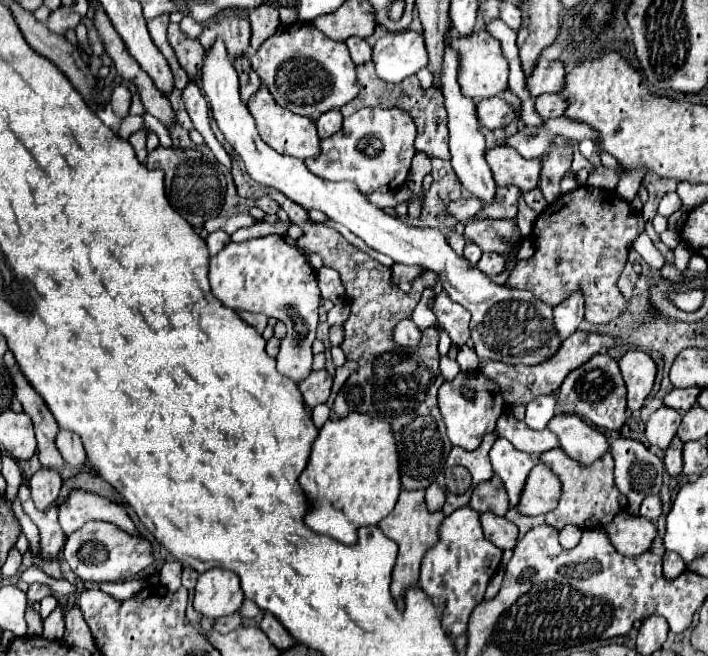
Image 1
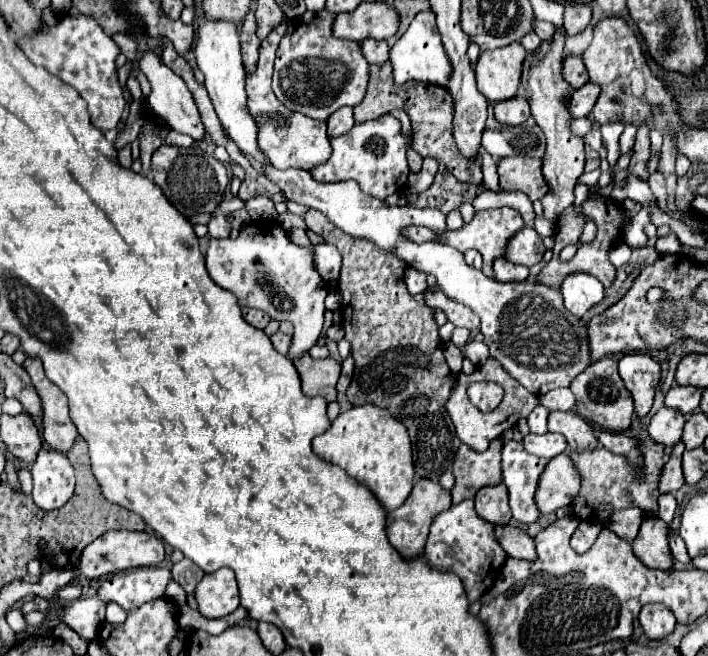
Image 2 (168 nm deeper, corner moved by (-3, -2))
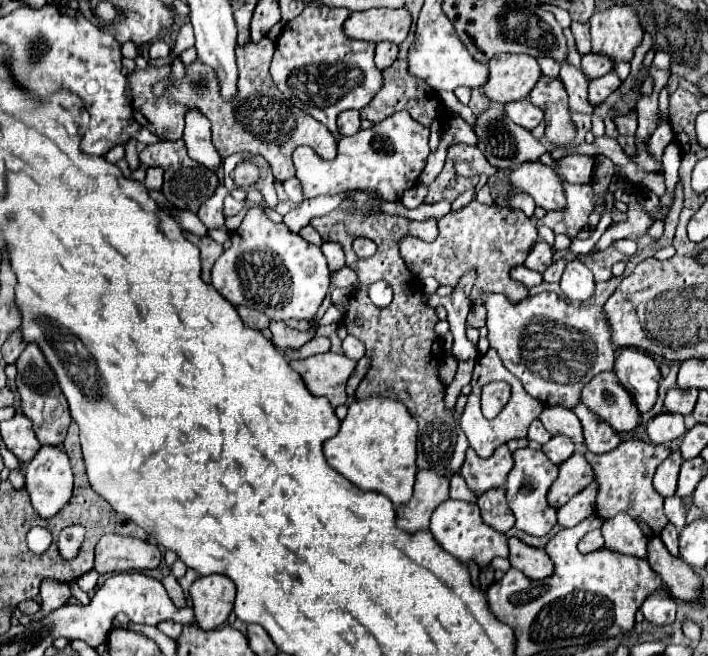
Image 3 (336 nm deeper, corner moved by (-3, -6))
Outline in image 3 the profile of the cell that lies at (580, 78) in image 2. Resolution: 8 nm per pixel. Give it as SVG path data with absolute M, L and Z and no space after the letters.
M594 54L582 56L582 72L586 74L588 80L608 74L612 68L614 68L614 64L610 64L610 60L606 60L604 56L594 56Z

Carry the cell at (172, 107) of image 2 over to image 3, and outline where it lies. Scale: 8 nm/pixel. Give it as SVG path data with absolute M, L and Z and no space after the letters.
M188 108L186 110L186 132L184 132L184 142L188 148L188 156L192 160L198 160L210 170L216 170L220 164L220 156L212 144L212 130L210 130L210 120L198 110L198 108Z

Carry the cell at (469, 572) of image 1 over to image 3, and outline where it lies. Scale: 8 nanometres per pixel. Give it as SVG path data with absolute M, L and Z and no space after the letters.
M446 500L446 502L442 502L432 514L430 532L432 532L434 540L446 552L450 552L454 558L458 558L462 564L476 562L478 568L484 568L492 562L492 558L496 558L496 556L506 558L508 556L506 536L482 522L476 502L464 502L464 500Z

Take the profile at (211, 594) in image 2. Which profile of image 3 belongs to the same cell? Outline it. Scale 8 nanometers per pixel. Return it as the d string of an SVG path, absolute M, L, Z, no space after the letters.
M222 574L200 576L190 588L194 602L194 616L202 630L214 630L232 612L234 604L234 582Z

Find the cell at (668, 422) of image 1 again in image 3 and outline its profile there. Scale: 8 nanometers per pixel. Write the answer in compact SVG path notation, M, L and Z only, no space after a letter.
M658 414L648 422L648 438L654 444L668 444L686 432L684 418L678 414Z

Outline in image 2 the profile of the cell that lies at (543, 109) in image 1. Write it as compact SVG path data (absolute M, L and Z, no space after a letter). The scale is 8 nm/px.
M586 82L582 88L574 90L572 92L572 98L570 98L570 110L572 110L572 116L574 118L582 118L582 116L588 116L590 110L594 108L596 100L598 100L598 84L590 84Z

